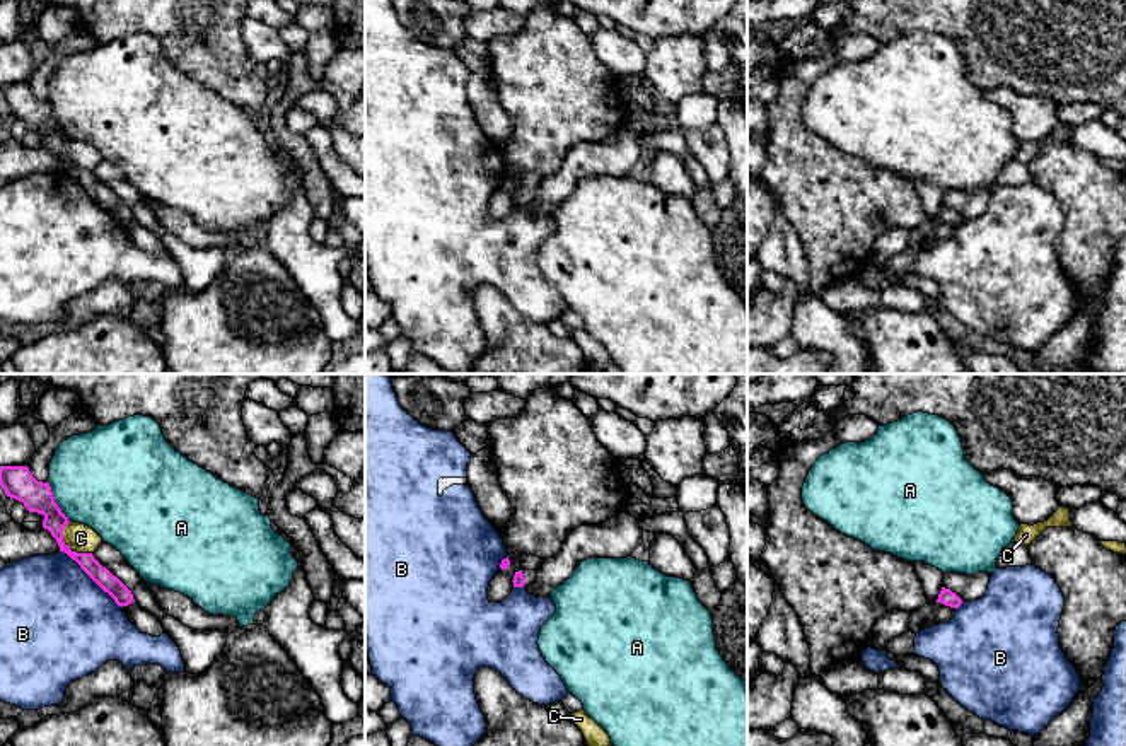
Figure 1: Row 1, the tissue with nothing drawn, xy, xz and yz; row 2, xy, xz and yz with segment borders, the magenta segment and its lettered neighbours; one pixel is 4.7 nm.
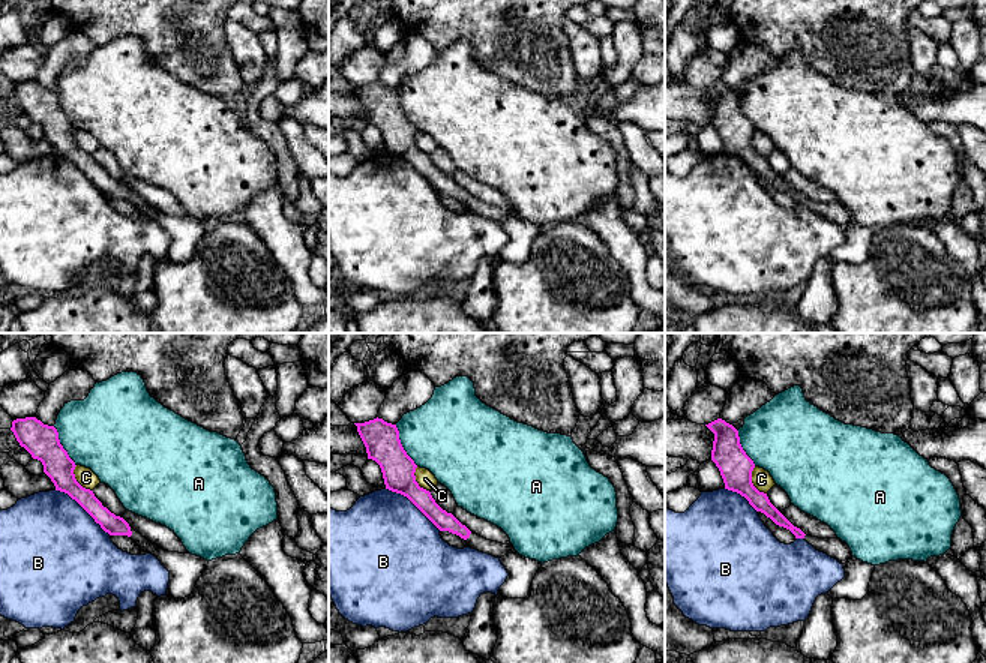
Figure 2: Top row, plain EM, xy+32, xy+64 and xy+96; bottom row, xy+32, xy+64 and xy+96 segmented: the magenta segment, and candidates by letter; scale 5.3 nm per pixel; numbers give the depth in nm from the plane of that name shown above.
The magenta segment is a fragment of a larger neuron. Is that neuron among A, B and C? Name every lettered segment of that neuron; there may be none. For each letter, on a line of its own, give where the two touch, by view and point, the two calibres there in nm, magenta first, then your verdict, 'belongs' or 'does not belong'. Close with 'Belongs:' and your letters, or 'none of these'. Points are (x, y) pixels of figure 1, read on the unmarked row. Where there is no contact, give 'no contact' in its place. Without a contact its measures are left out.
A: xy (55, 120) | 160/460 nm | does not belong
B: xy (91, 195) | 90/500 nm | does not belong
C: xy (67, 163) | 120/140 nm | does not belong
Belongs: none of these

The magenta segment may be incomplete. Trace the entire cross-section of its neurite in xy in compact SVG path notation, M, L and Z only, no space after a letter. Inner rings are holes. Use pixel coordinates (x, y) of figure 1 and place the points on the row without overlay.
M0 84L0 104L5 113L24 121L29 130L43 131L43 145L56 157L60 169L75 178L80 186L104 208L118 224L135 220L131 208L92 171L77 171L63 159L63 147L70 140L55 119L49 101L38 99L27 84Z

